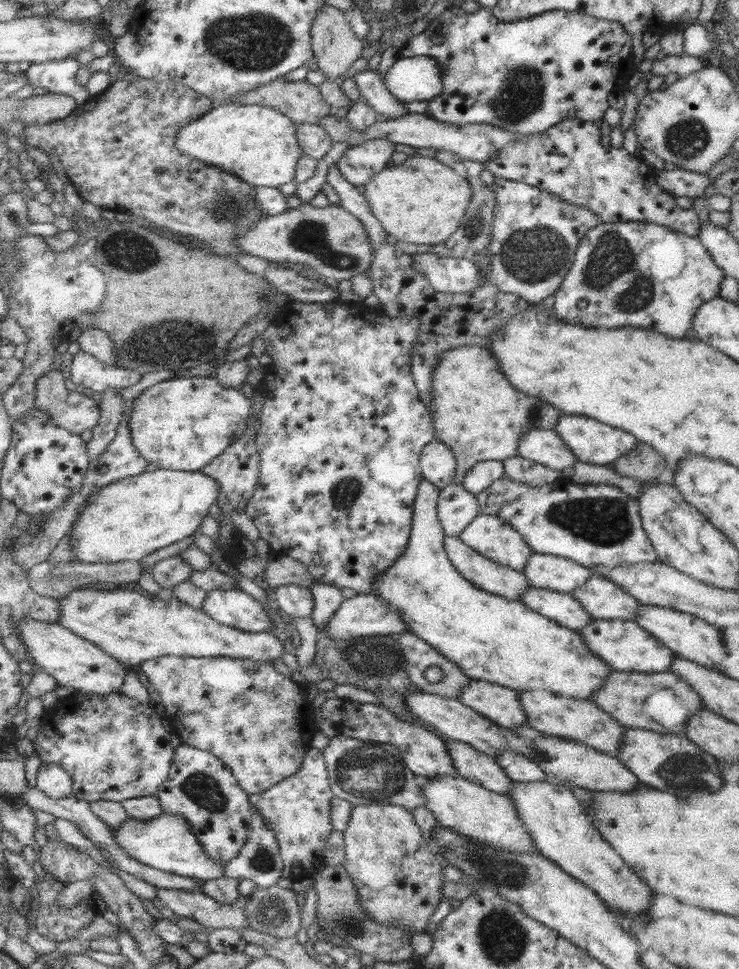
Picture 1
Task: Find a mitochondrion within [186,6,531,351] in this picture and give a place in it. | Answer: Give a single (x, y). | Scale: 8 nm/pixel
(252, 42)

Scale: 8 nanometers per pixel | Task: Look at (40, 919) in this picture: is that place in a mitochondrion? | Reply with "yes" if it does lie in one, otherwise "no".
no

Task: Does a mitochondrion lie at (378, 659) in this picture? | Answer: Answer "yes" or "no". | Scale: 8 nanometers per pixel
yes

